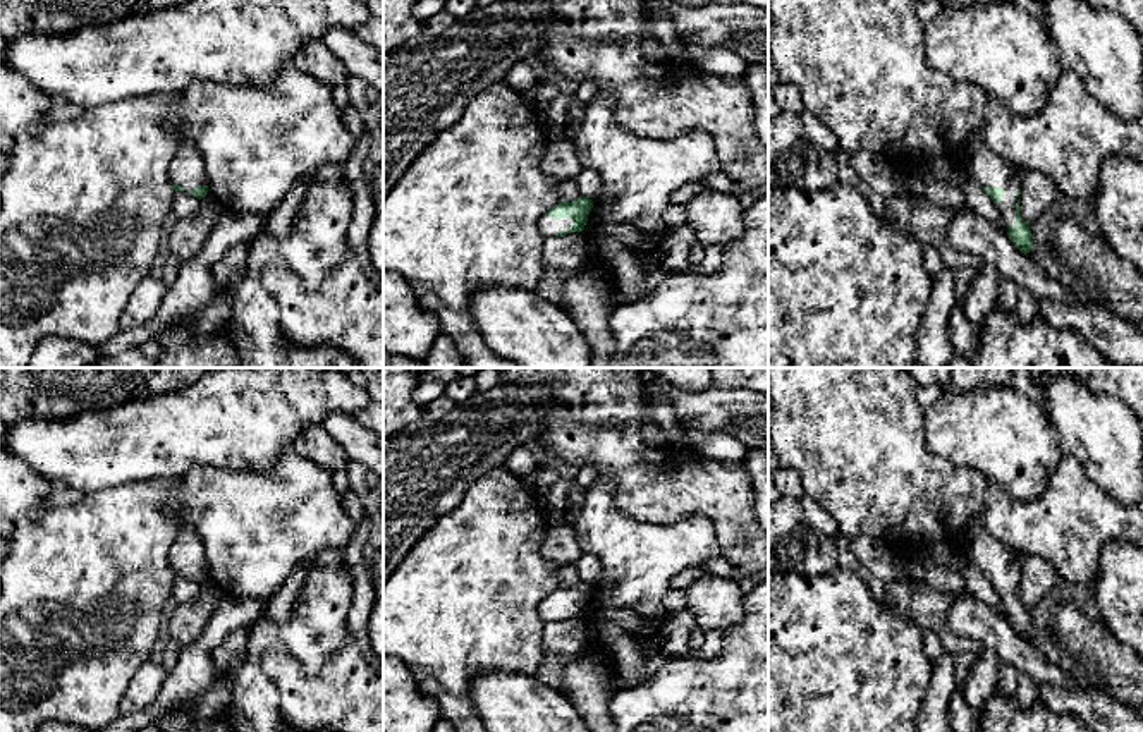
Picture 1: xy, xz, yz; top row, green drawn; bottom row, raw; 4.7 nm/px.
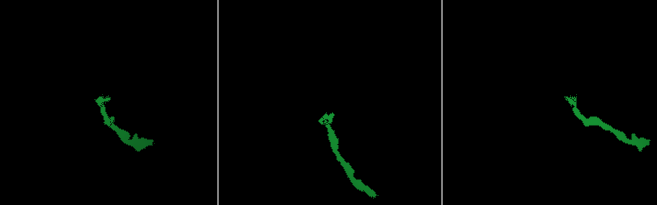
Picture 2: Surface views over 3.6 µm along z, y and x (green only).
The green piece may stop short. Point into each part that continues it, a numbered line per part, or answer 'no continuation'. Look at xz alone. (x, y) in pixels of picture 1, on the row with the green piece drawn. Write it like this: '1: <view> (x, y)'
1: xz (549, 227)

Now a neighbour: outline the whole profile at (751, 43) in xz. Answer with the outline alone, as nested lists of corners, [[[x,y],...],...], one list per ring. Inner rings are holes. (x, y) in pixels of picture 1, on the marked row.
[[[660,0],[667,21],[677,34],[701,45],[727,48],[748,64],[768,69],[768,10],[744,3],[684,7]]]

